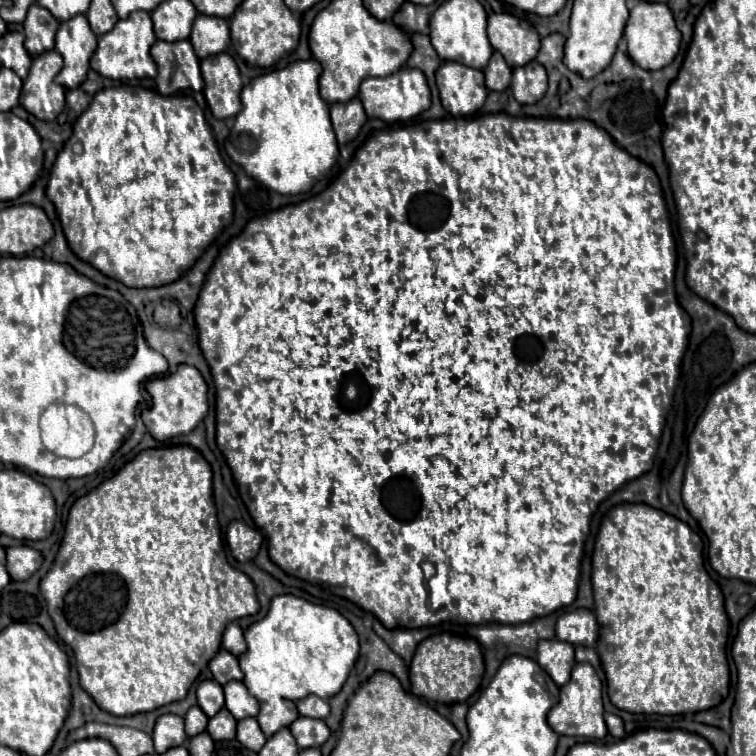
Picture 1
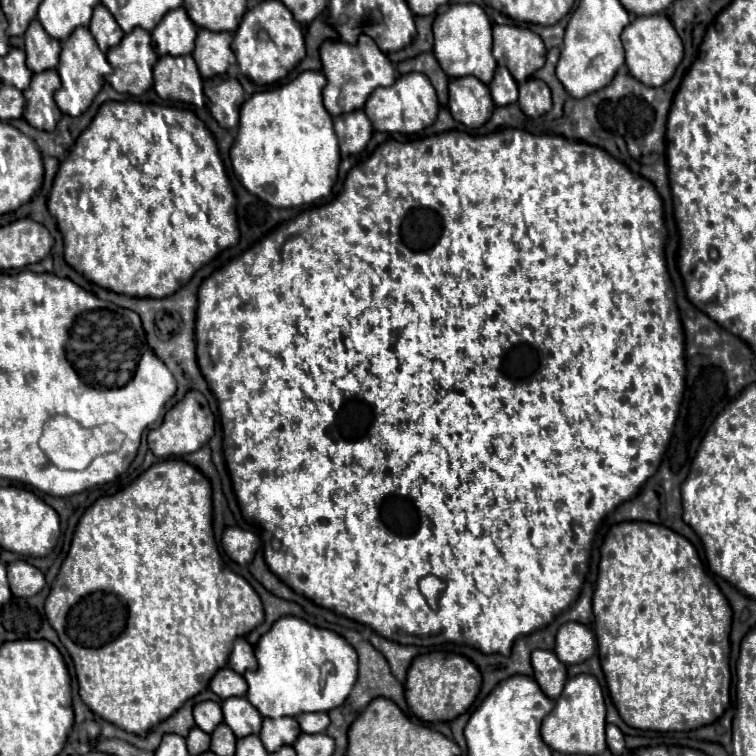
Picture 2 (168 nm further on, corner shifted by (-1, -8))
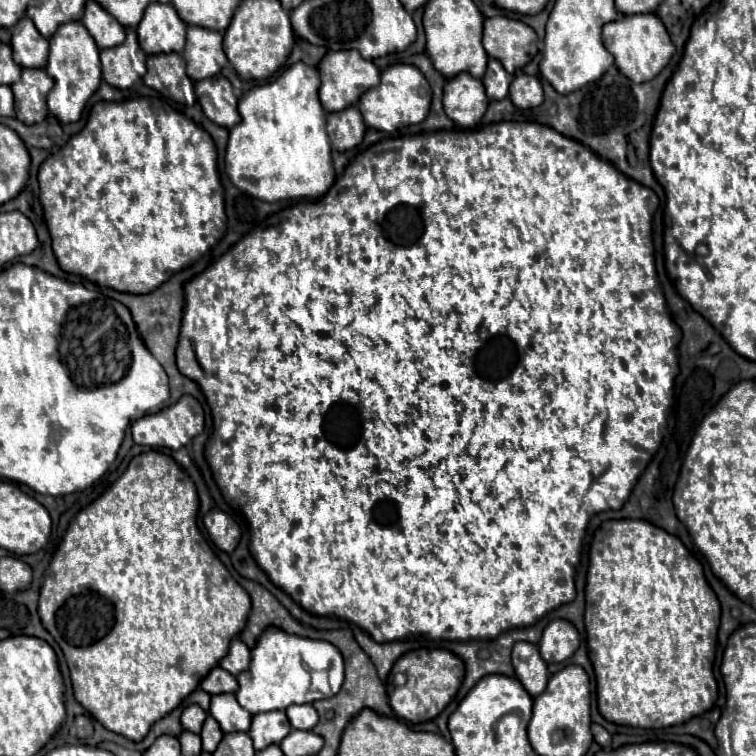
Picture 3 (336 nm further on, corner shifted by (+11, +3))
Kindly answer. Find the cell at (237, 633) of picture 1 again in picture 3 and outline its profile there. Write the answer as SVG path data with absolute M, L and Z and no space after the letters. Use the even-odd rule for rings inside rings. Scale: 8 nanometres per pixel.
M234 639L230 645L230 651L228 651L228 657L224 657L224 661L220 661L220 667L236 677L236 675L248 671L250 659L252 659L250 649L240 639Z

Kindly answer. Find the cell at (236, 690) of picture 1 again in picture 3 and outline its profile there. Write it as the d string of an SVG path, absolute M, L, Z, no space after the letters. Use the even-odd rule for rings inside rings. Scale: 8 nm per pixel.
M222 693L222 695L212 697L210 715L218 721L218 725L224 733L248 731L250 723L252 723L252 715L238 705L238 701L232 693Z

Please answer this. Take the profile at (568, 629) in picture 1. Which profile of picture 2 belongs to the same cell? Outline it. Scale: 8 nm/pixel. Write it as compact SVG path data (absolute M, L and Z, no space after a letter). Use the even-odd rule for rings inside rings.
M566 622L556 634L554 652L564 664L584 662L596 654L596 636L580 622Z

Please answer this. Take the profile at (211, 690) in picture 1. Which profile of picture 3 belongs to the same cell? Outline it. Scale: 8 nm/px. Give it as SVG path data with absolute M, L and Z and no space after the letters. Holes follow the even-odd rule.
M190 705L184 709L182 713L182 727L190 733L196 733L200 735L200 729L202 729L202 723L206 719L206 713L198 707L198 705Z

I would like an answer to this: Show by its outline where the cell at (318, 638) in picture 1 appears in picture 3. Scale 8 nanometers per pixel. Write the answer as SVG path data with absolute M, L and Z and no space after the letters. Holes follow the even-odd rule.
M268 629L264 637L260 637L260 645L252 649L252 665L248 673L240 673L238 679L238 703L250 713L264 713L264 711L284 711L286 707L294 703L312 703L316 699L322 699L322 693L316 693L310 689L310 677L308 669L330 669L332 677L332 695L340 691L340 685L344 681L344 661L328 641L312 641L304 637L292 637L288 633L276 633L276 629Z

